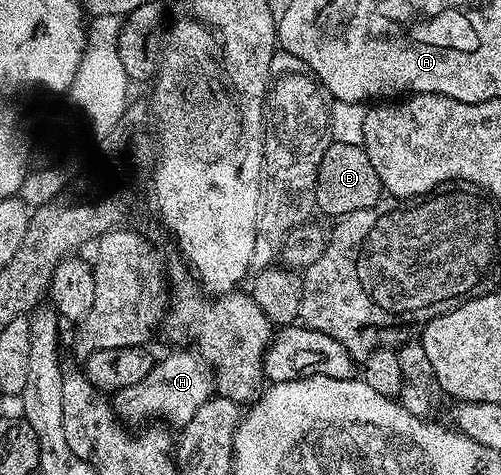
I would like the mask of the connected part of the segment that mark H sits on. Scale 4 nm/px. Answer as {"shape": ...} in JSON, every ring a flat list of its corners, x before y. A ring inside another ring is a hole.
{"shape":[[178,349,164,362,157,362,149,374,135,385,113,394,112,404,121,422,128,425,142,425,158,420,162,423,171,421,173,428,180,428,189,423,201,405,213,396,215,379,212,369,194,349],[159,418,159,419,156,419]]}

